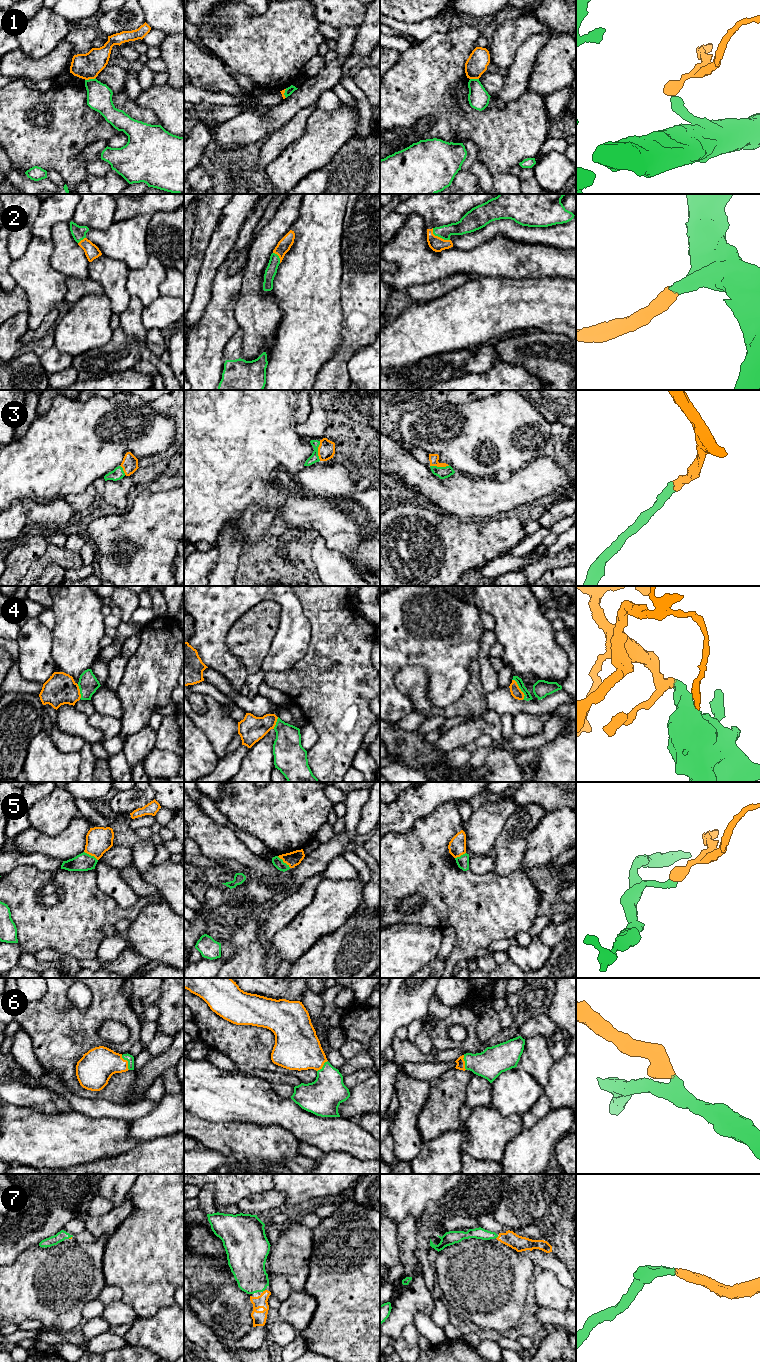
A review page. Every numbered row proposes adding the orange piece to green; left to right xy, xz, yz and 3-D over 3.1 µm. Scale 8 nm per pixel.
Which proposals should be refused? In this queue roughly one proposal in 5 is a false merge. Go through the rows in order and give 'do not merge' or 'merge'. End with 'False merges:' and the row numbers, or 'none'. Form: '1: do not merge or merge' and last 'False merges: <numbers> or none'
1: do not merge
2: merge
3: merge
4: merge
5: do not merge
6: merge
7: merge
False merges: 1, 5

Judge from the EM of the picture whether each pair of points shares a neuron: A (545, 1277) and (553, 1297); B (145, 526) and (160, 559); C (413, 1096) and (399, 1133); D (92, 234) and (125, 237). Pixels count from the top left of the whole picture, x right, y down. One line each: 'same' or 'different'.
A: same
B: same
C: same
D: same

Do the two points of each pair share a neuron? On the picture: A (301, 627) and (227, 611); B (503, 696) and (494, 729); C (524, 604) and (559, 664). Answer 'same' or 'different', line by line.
A: same
B: different
C: same

